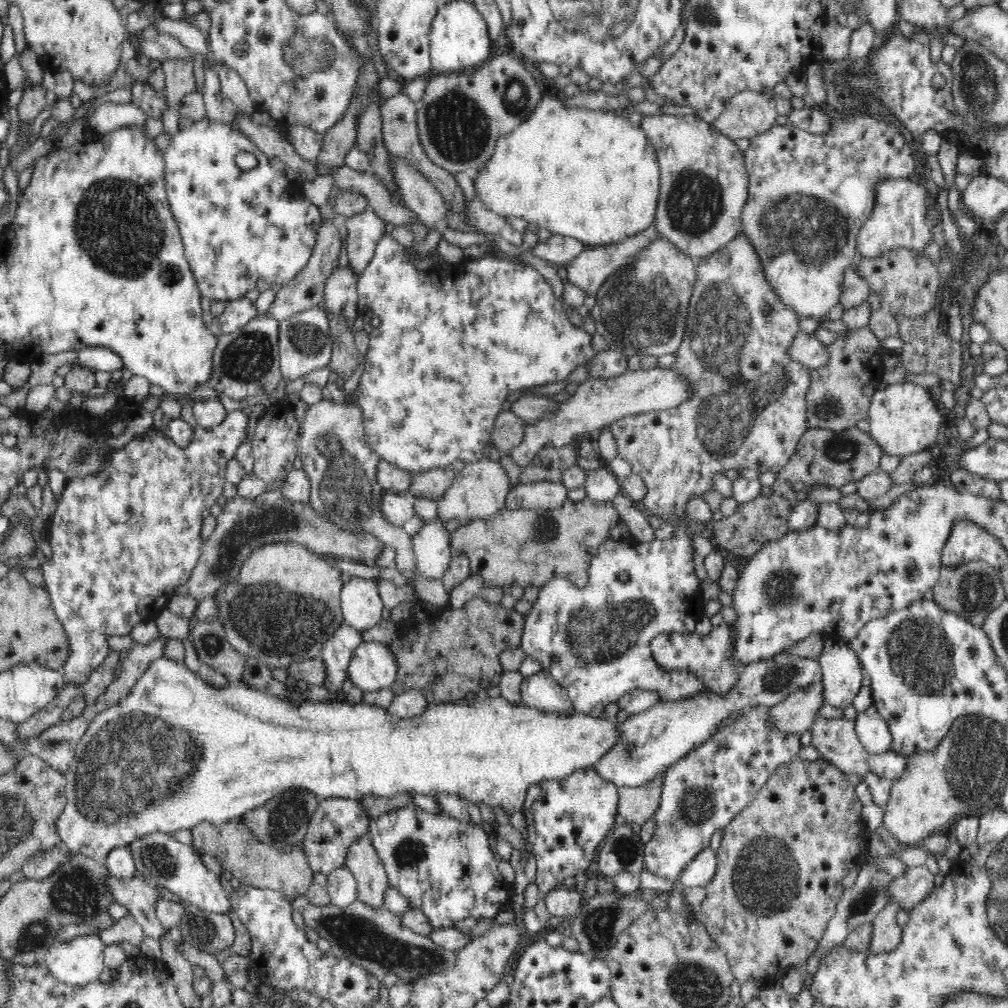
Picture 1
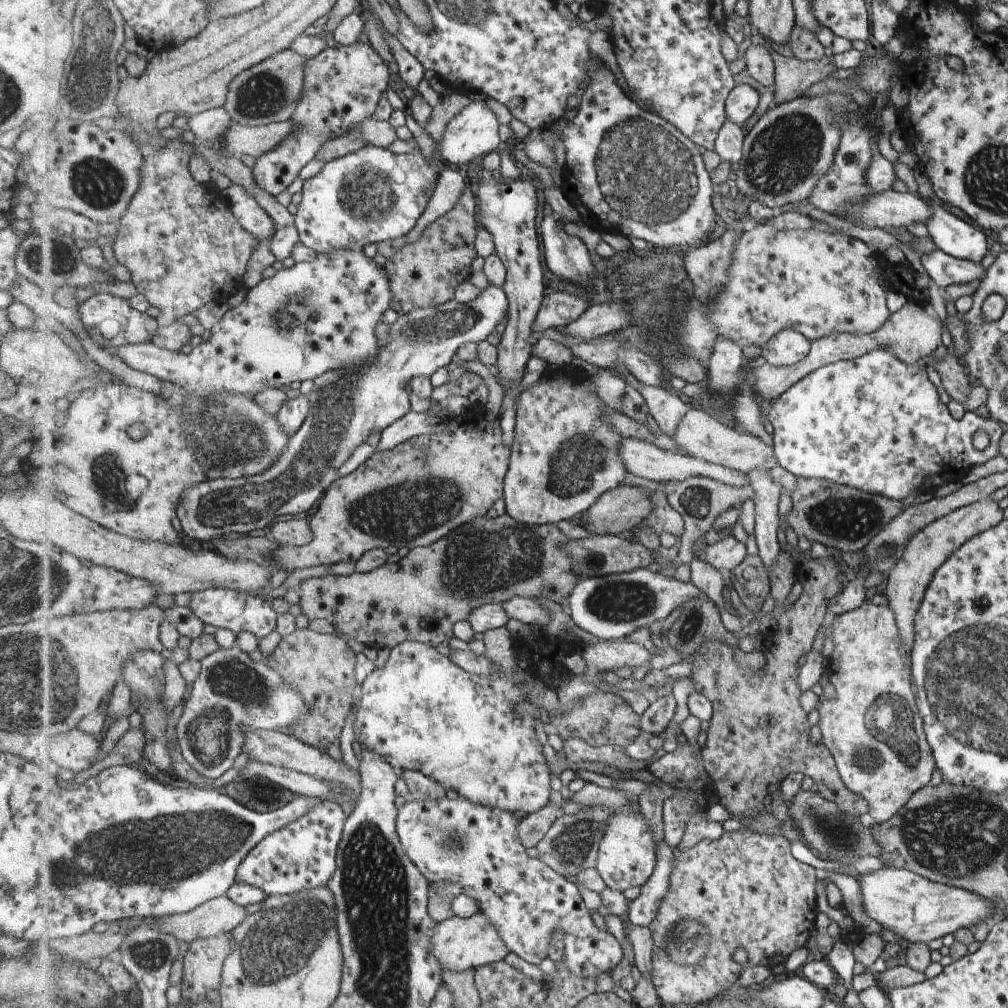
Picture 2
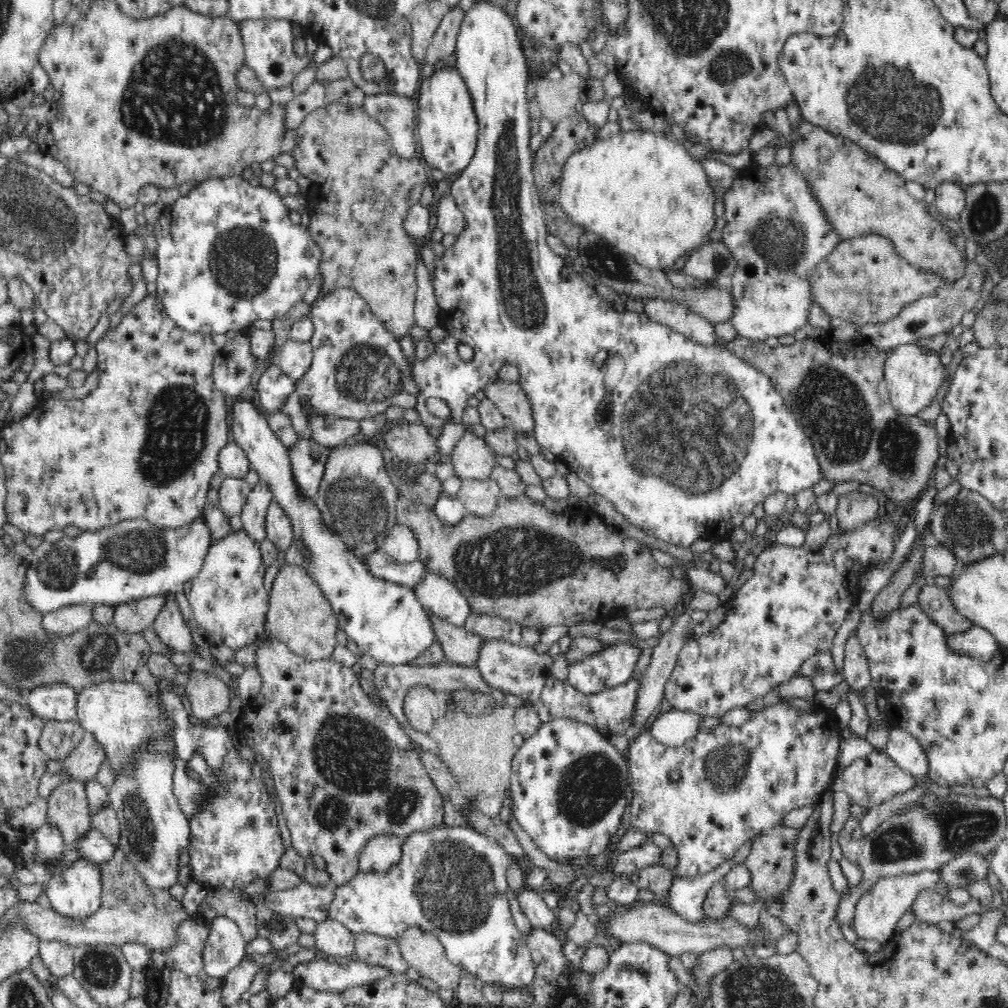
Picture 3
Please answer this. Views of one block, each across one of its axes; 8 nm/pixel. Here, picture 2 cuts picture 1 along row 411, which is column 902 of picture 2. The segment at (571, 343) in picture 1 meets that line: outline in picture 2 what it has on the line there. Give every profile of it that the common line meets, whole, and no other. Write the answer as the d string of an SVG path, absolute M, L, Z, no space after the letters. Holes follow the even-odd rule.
M877 348L855 360L842 360L821 367L794 384L765 409L774 428L772 436L779 465L797 477L845 484L884 496L890 502L903 500L913 491L933 491L943 482L958 481L973 466L997 456L997 440L1003 434L999 423L971 411L965 411L960 420L953 420L928 380L926 365L920 365L907 366L889 350ZM978 430L983 430L988 438L988 444L981 452L971 446L971 434Z

